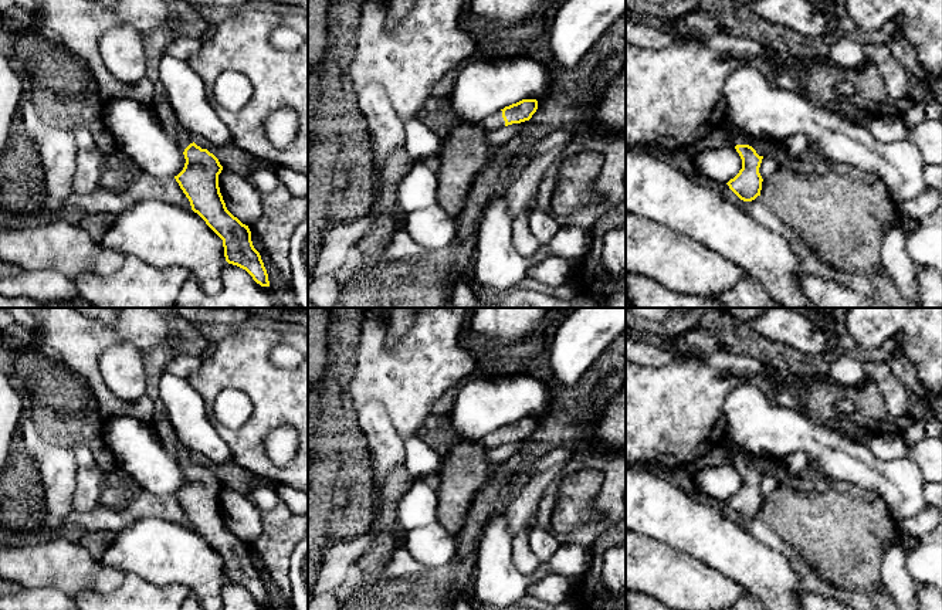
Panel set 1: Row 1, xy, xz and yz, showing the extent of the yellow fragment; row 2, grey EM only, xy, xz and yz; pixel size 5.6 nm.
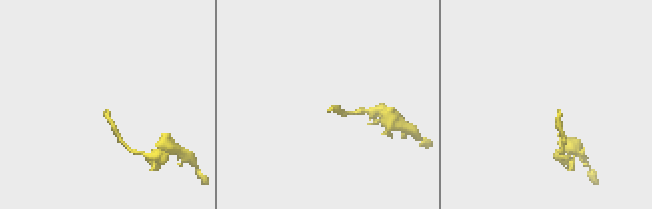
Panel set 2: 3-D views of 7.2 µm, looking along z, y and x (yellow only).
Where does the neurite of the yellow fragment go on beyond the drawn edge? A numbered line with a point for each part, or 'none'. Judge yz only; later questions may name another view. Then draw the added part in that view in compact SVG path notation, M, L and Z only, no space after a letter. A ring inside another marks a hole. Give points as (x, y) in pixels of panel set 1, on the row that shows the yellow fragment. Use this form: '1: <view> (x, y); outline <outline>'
1: yz (739, 138); outline M725 125L725 128L726 128L726 131L729 131L733 135L733 146L736 146L736 145L749 145L749 146L752 146L756 150L756 153L759 156L762 156L762 153L759 152L759 149L756 146L758 140L755 138L750 138L750 136L742 133L742 132L739 132L732 125Z

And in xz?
1: xz (495, 121); outline M502 111L494 112L488 118L485 118L481 123L487 131L501 129L502 126L505 126L505 121L502 118Z

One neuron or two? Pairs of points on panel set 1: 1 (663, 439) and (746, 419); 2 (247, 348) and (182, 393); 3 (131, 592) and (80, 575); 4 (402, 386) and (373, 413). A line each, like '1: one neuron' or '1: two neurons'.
1: two neurons
2: two neurons
3: two neurons
4: two neurons

